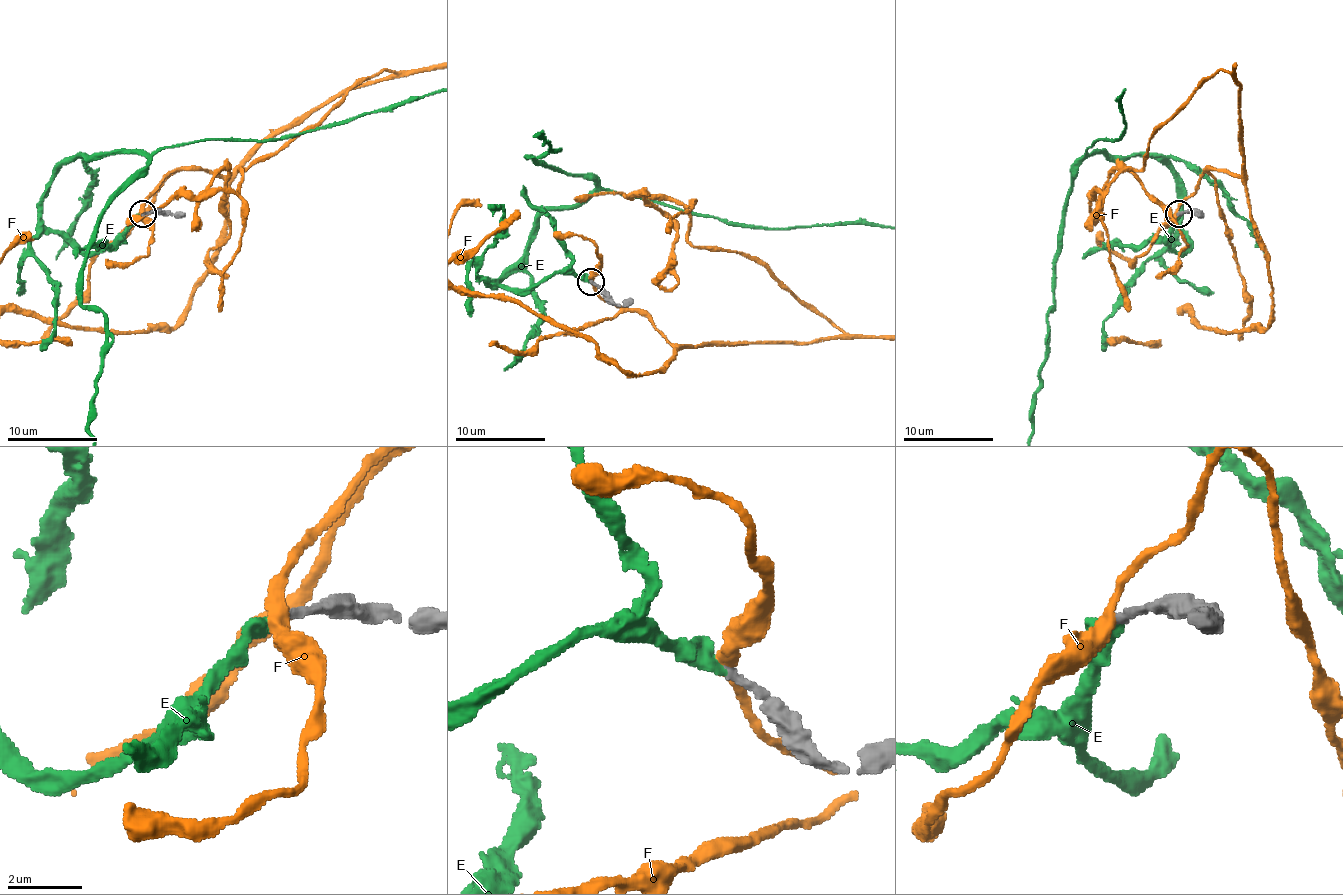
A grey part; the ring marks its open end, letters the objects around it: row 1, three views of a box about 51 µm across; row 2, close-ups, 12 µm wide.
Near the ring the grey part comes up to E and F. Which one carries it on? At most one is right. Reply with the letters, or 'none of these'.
E

